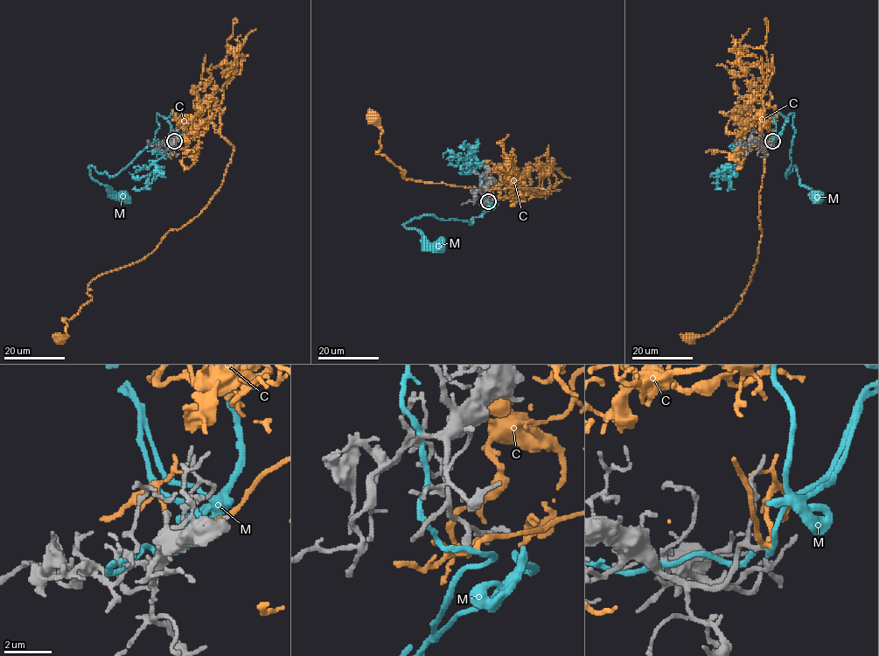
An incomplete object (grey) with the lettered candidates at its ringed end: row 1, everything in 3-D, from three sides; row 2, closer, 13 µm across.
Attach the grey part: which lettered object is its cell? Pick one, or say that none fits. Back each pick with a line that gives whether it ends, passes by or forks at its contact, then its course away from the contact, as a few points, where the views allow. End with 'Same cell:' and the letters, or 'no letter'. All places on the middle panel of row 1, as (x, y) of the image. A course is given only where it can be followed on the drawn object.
C: it passes by; it runs (487, 201), (529, 189), (547, 191), (405, 179), (406, 170), (378, 152), (381, 129), (371, 118)
Same cell: C

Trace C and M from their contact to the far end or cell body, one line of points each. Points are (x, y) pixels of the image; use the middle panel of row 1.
C: (487, 201), (529, 189), (547, 191), (405, 179), (406, 170), (378, 152), (381, 129), (371, 118)
M: (488, 201), (486, 210), (497, 204), (469, 223), (433, 215), (404, 223), (436, 246)

